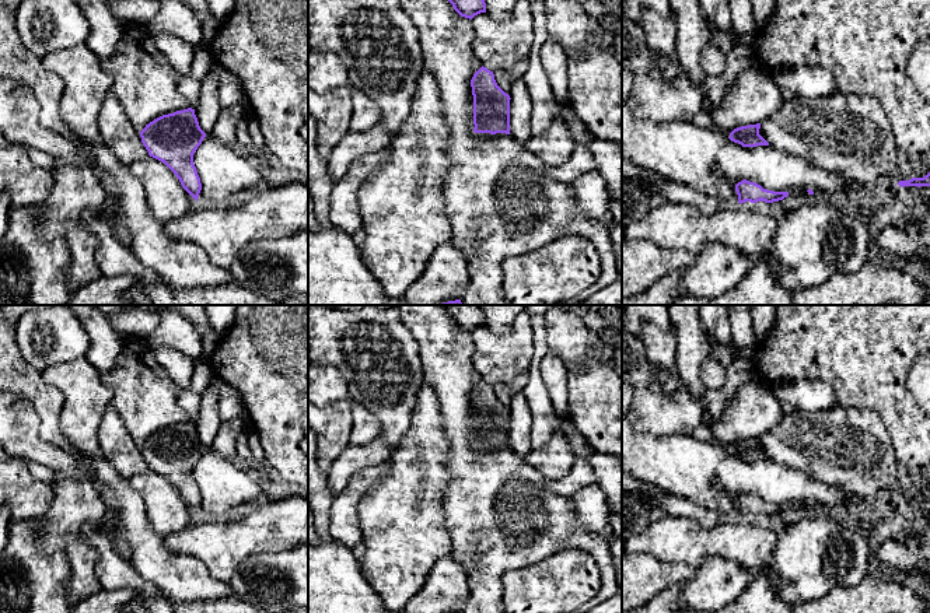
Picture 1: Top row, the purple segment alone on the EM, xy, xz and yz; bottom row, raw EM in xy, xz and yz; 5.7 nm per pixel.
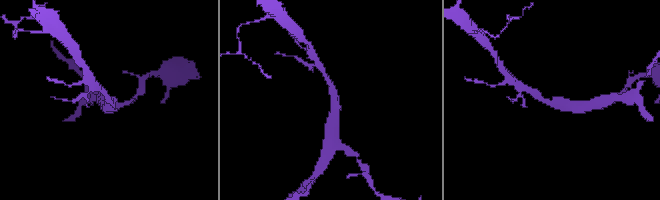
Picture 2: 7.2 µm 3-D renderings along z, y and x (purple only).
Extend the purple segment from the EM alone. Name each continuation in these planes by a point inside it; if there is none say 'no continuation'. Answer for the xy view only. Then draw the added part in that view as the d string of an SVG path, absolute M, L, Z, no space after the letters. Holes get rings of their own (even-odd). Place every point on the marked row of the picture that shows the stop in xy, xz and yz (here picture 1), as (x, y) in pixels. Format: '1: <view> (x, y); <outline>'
no continuation

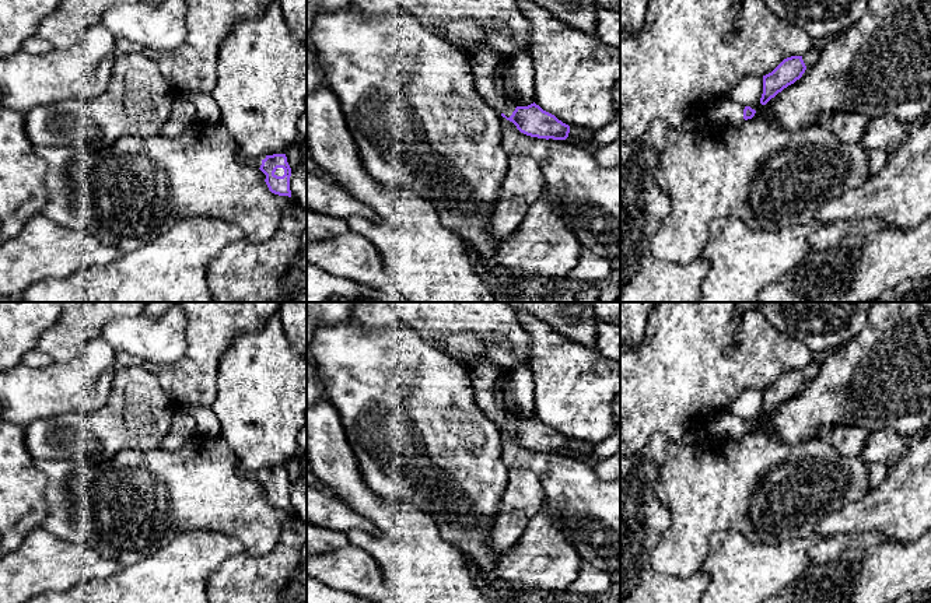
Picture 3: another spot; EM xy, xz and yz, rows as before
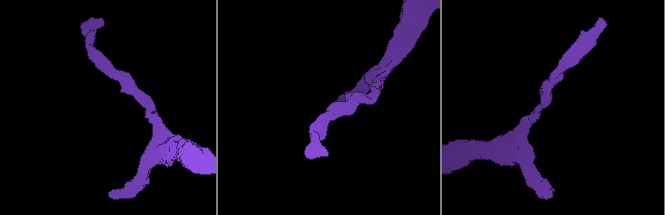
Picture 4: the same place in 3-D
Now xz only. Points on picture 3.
1: xz (490, 88); M500 74L475 76L475 90L480 98L491 106L498 116L503 113L510 118L518 106L505 92Z

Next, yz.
1: yz (728, 114); M724 98L713 108L713 120L714 123L724 127L736 127L745 123L743 119L745 106Z

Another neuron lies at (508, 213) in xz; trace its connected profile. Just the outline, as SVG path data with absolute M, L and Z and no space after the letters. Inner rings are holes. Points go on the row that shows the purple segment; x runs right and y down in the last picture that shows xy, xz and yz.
M526 197L498 199L490 218L490 234L504 238L514 234L529 210Z

